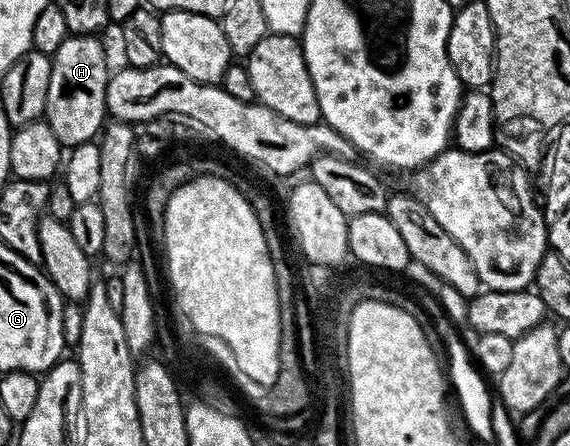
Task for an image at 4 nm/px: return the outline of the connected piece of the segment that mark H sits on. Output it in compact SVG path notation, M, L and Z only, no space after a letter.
M69 35L62 46L52 53L50 90L46 98L43 119L54 130L54 138L65 149L71 150L80 144L95 141L106 124L106 86L110 75L104 48L95 35Z

